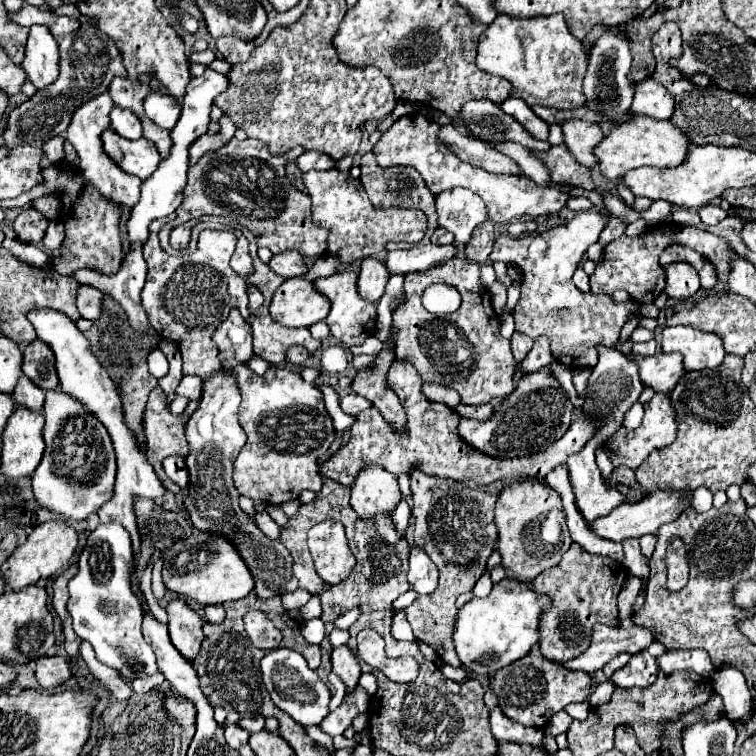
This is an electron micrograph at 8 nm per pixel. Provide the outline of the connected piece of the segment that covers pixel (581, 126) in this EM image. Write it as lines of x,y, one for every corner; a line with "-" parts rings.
567,120
561,124
565,134
565,144
575,156
575,160
587,168
593,168
597,164
597,158
593,154
593,148
603,140
603,132
599,124
583,122
583,120

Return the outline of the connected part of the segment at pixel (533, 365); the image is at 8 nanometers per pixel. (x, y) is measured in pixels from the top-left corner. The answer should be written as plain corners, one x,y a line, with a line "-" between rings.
539,336
539,338
535,340
531,352
527,354
527,358
519,364
519,368
521,368
523,372
535,372
535,370
551,364
553,360
555,360
555,358
553,358
553,354
551,354
551,348
549,348
547,338

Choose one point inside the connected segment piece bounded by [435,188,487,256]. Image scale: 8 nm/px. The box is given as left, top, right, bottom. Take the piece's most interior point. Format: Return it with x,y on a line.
459,211

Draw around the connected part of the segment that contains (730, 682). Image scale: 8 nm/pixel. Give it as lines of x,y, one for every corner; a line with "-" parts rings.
721,668
713,674
713,688
723,698
725,716
739,720
752,711
752,696
745,676
737,668

